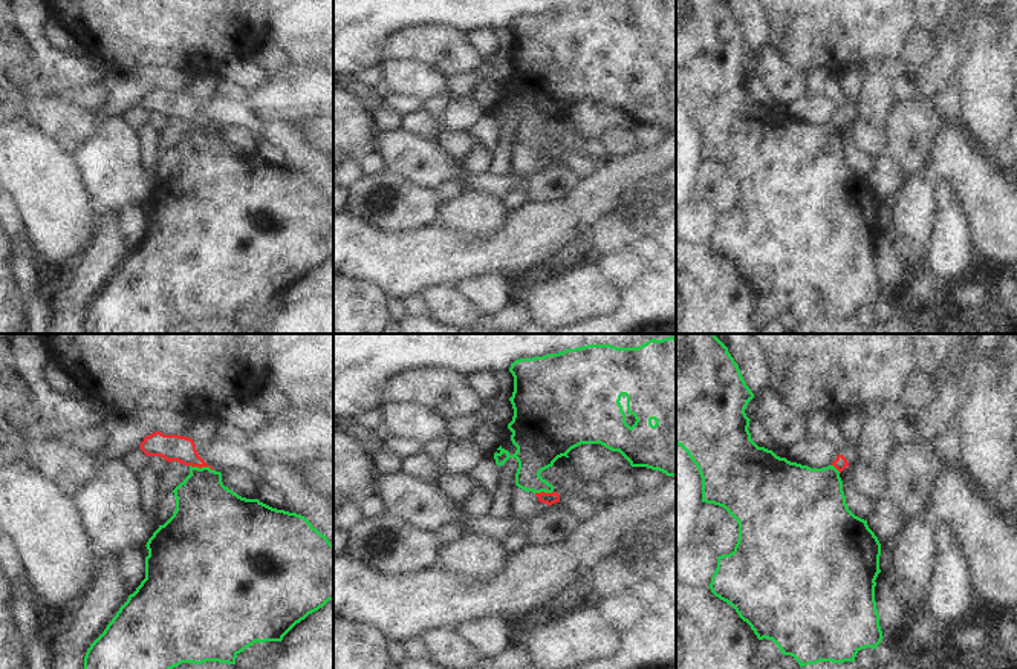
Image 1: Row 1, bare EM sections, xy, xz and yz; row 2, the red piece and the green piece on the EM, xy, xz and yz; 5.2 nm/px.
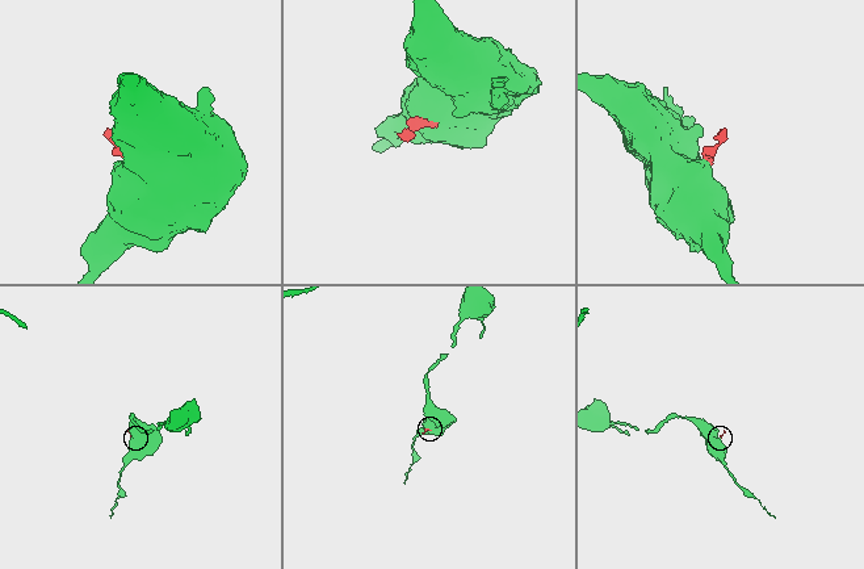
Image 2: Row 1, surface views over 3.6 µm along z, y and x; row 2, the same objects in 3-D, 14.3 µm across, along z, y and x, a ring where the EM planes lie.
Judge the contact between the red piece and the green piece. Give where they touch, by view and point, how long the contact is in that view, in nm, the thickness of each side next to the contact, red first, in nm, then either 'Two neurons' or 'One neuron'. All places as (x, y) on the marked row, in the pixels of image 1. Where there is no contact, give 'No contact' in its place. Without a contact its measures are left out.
Touches red at xy (202, 466). Shared border 130 nm. Thickness 140 nm (red) against 340 nm. Two neurons

